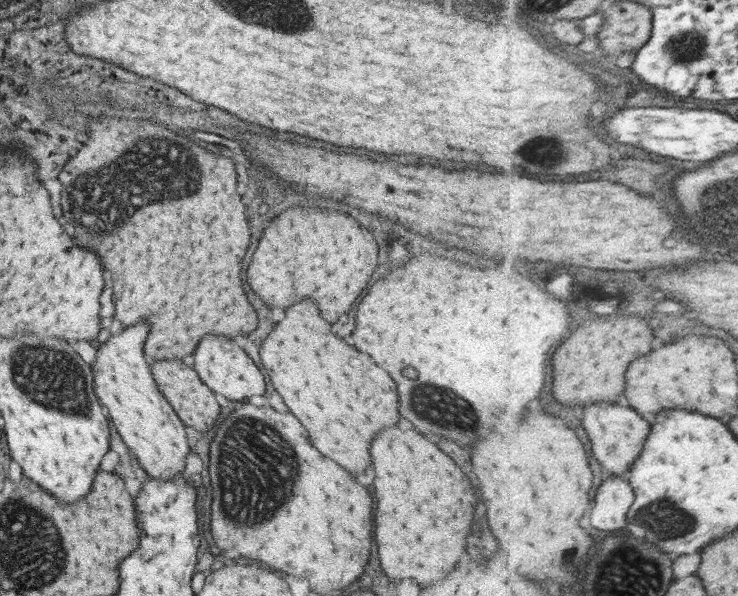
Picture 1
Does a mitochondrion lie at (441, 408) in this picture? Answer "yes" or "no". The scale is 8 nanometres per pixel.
yes

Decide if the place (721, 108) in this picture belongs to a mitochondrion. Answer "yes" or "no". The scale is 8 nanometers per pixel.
no

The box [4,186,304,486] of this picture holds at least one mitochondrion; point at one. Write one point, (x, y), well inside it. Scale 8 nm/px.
(50, 376)

